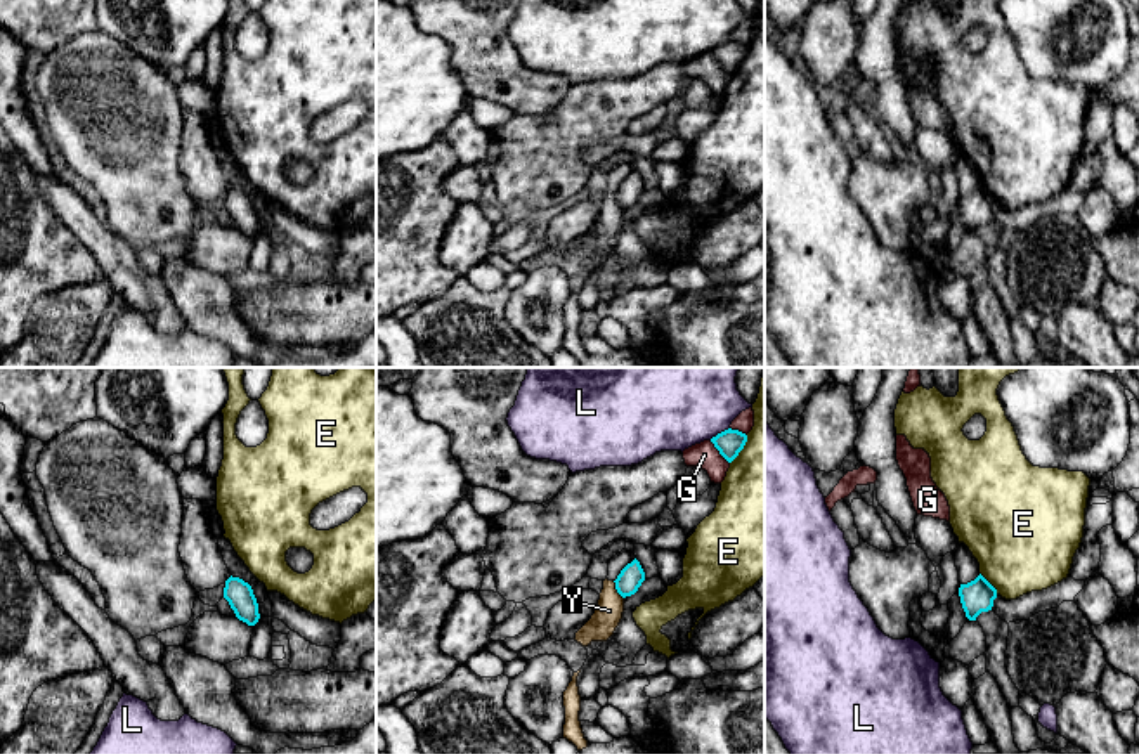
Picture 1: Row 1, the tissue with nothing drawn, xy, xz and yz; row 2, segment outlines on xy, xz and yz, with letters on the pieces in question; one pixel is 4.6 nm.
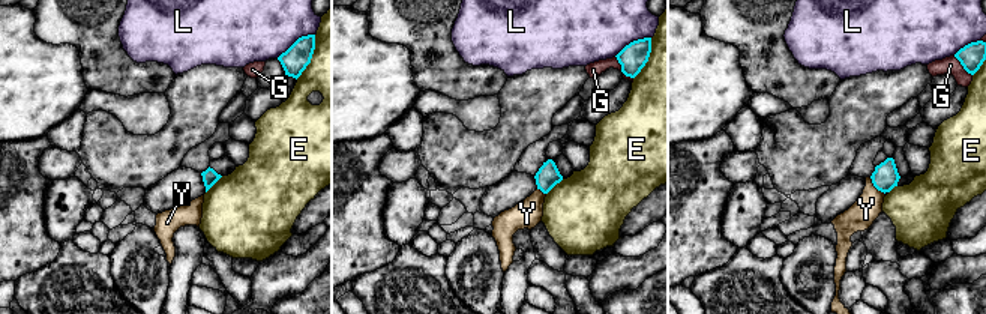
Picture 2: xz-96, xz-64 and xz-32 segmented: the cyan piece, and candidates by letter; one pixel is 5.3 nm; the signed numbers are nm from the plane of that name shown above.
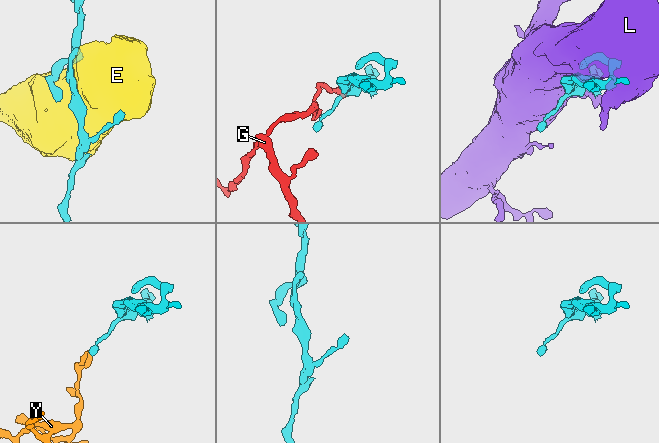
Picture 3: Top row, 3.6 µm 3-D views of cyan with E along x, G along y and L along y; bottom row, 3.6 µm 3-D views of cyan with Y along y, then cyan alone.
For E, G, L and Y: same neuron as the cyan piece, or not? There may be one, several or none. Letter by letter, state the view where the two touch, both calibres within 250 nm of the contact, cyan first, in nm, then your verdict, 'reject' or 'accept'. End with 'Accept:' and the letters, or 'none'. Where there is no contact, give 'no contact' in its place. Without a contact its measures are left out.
E: yz | 150/460 nm | reject
G: xz | 120/120 nm | reject
L: xz | 120/280 nm | reject
Y: xz | 110/130 nm | reject
Accept: none

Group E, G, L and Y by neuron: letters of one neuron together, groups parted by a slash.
E / G / L / Y

